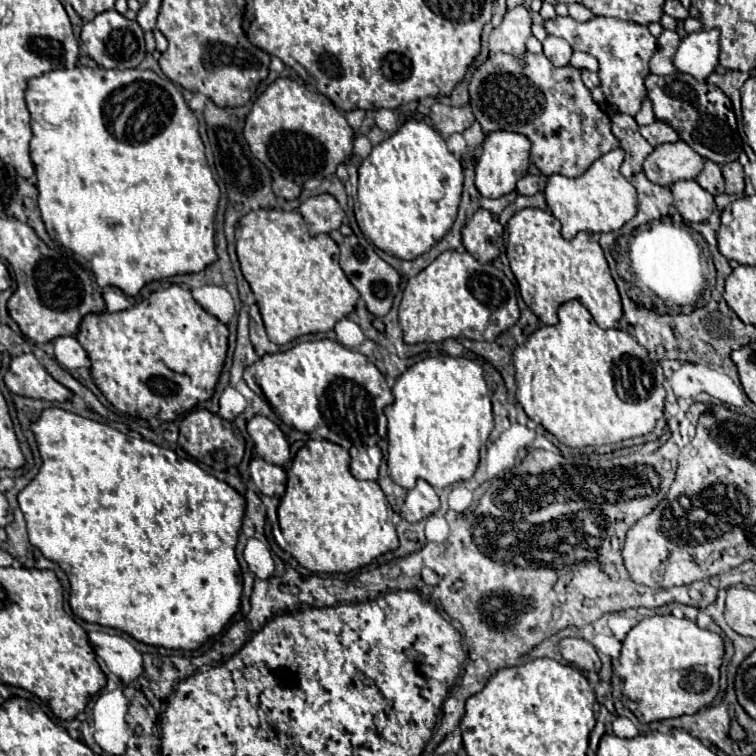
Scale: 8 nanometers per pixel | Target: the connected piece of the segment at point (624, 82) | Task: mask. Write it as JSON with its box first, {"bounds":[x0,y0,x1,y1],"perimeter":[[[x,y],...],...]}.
{"bounds":[544,16,658,116],"perimeter":[[[556,16],[552,20],[544,22],[544,30],[552,36],[564,38],[574,50],[588,52],[600,62],[600,86],[604,90],[604,96],[610,104],[618,106],[618,112],[636,116],[640,110],[642,100],[646,98],[644,78],[650,74],[650,58],[654,56],[658,44],[656,38],[650,34],[646,26],[622,22],[616,18],[602,18],[594,16],[588,22],[576,22],[570,16]]]}

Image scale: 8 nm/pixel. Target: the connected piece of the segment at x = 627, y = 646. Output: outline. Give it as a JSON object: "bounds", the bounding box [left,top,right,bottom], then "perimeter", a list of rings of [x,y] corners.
{"bounds":[622,616,724,724],"perimeter":[[[652,616],[640,620],[622,642],[622,704],[634,712],[642,724],[650,724],[664,718],[696,714],[700,708],[710,706],[720,690],[720,666],[724,658],[724,642],[718,634],[698,628],[688,618]]]}

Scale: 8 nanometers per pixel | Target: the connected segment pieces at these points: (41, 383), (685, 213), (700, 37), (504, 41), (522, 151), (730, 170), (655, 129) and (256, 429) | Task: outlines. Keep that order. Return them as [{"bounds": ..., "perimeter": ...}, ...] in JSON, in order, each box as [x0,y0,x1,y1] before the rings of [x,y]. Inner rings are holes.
[{"bounds":[4,354,72,402],"perimeter":[[[20,354],[12,358],[10,370],[4,374],[4,382],[12,394],[26,398],[40,398],[48,402],[72,400],[72,392],[54,380],[34,354]]]},{"bounds":[670,180,714,222],"perimeter":[[[680,180],[670,186],[674,194],[674,206],[686,222],[704,222],[714,212],[714,196],[700,188],[696,180]]]},{"bounds":[674,30,718,80],"perimeter":[[[700,30],[688,34],[676,50],[674,66],[680,72],[706,80],[718,64],[718,30]]]},{"bounds":[490,6,532,58],"perimeter":[[[524,6],[508,10],[502,24],[490,34],[490,52],[506,52],[522,58],[526,54],[526,40],[532,34],[530,26],[530,12]]]},{"bounds":[476,132,532,198],"perimeter":[[[490,132],[482,144],[484,152],[476,162],[476,188],[486,198],[500,198],[516,188],[516,182],[528,174],[532,142],[518,132]]]},{"bounds":[722,162,744,196],"perimeter":[[[730,162],[722,166],[722,174],[726,180],[726,194],[734,196],[744,196],[744,168],[740,162]]]},{"bounds":[640,120,680,146],"perimeter":[[[656,120],[654,124],[650,126],[640,126],[640,134],[652,144],[652,146],[660,146],[664,142],[676,142],[680,140],[678,132],[670,126],[670,124],[664,124],[660,120]]]},{"bounds":[248,416,292,466],"perimeter":[[[254,416],[252,420],[248,420],[248,434],[254,440],[256,452],[260,452],[260,456],[266,462],[276,466],[286,466],[292,460],[286,436],[266,416]]]}]

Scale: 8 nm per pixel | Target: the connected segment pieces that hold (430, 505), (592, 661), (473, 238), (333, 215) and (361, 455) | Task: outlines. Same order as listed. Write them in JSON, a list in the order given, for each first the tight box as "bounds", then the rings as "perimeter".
[{"bounds":[402,480,440,522],"perimeter":[[[418,480],[416,486],[406,496],[402,516],[408,522],[418,522],[434,514],[438,508],[440,508],[440,500],[438,500],[436,490],[426,480]]]},{"bounds":[560,638,602,672],"perimeter":[[[564,638],[560,640],[560,652],[566,658],[566,662],[570,662],[572,666],[580,668],[580,670],[594,670],[598,672],[602,666],[602,660],[596,652],[596,648],[582,640],[582,638]]]},{"bounds":[462,208,502,262],"perimeter":[[[484,208],[476,210],[462,230],[466,250],[480,262],[492,262],[500,254],[502,224]]]},{"bounds":[298,194,344,236],"perimeter":[[[318,194],[304,200],[298,208],[298,212],[304,216],[308,224],[308,232],[312,236],[316,234],[328,234],[336,228],[340,228],[344,210],[340,208],[338,200],[332,194]]]},{"bounds":[350,446,382,480],"perimeter":[[[352,446],[350,450],[352,456],[352,476],[358,480],[377,480],[379,467],[382,463],[382,452],[375,446]]]}]

